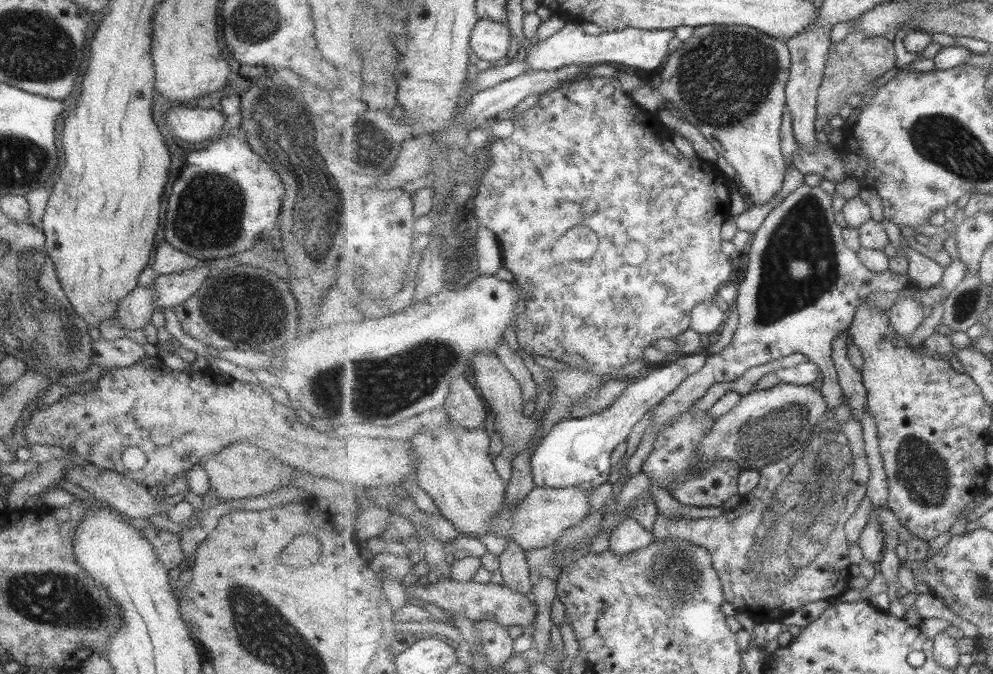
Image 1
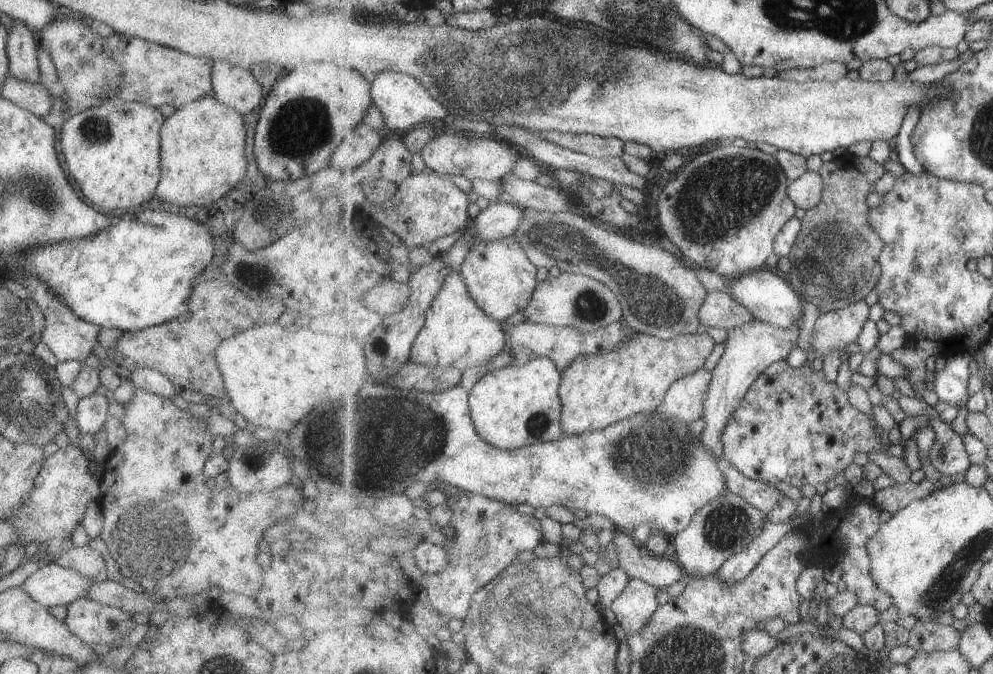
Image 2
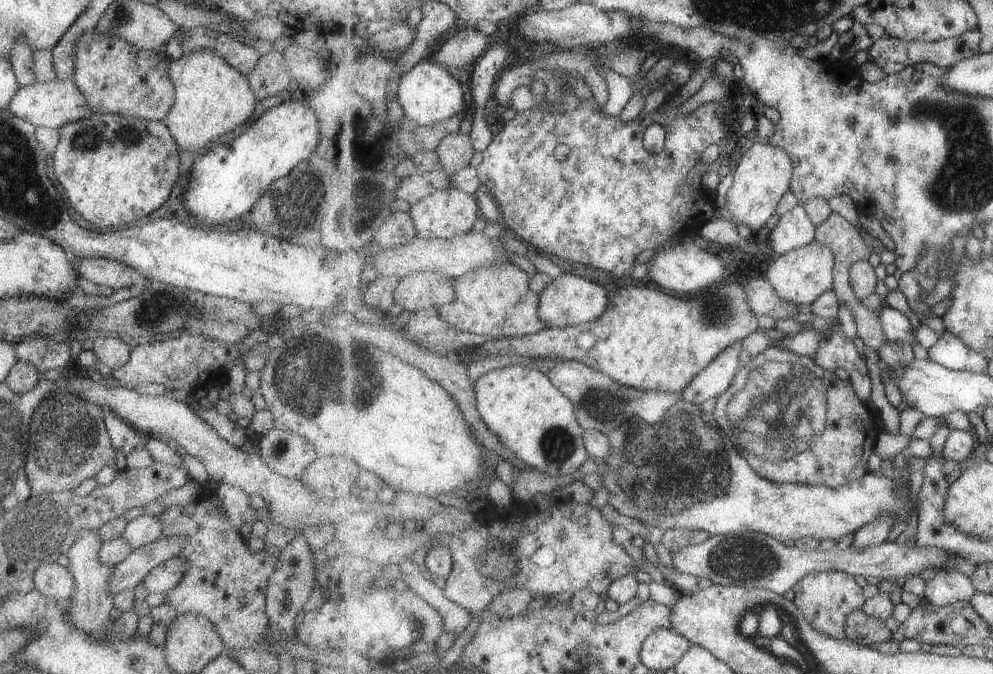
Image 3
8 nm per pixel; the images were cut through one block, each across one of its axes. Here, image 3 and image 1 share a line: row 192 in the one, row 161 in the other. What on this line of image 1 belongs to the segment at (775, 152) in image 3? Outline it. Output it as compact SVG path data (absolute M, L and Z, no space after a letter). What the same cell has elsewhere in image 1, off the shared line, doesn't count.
M705 25L702 27L694 27L691 38L686 40L680 49L677 49L668 56L668 59L665 61L665 66L663 67L661 84L656 89L651 89L647 84L639 84L639 86L635 88L635 91L631 91L629 95L632 100L637 102L637 105L640 105L644 110L651 113L658 113L658 111L662 110L663 102L669 102L669 104L676 106L677 110L681 111L681 113L687 117L687 121L702 133L702 136L712 145L712 148L717 154L723 156L726 162L736 170L737 181L745 188L753 202L757 205L764 205L780 190L783 190L784 180L789 173L785 154L782 153L782 125L783 118L785 118L788 108L786 88L790 81L791 71L792 55L790 48L787 47L787 41L779 41L778 39L772 38L770 35L764 34L761 30L745 25Z

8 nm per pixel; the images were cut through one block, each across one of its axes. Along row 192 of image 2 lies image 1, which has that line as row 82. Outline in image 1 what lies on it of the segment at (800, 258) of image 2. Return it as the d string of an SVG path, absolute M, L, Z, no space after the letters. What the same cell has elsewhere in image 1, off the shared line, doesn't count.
M865 32L849 33L845 40L833 44L825 70L823 84L818 94L817 130L823 130L831 118L835 118L837 109L847 102L849 96L861 92L863 86L873 82L891 68L897 66L897 54L893 42L886 37L865 37Z

